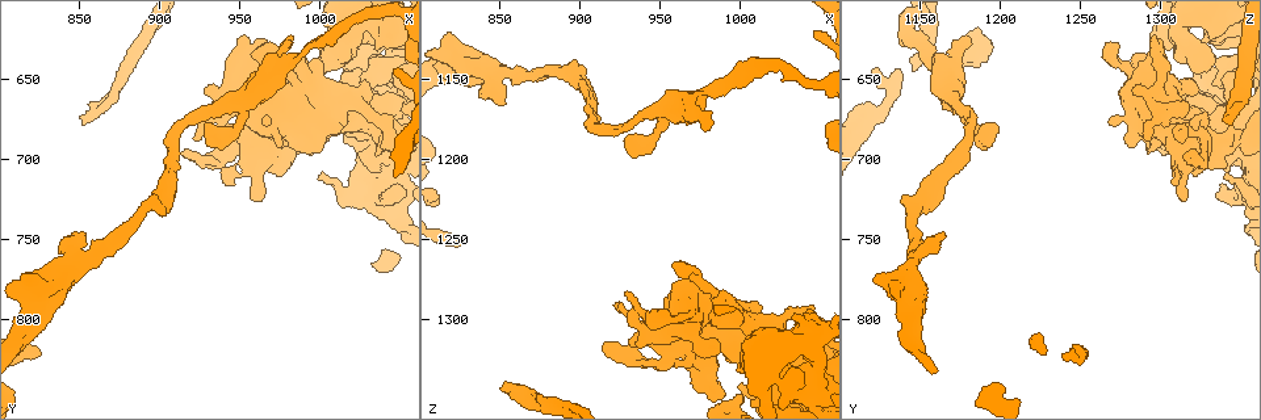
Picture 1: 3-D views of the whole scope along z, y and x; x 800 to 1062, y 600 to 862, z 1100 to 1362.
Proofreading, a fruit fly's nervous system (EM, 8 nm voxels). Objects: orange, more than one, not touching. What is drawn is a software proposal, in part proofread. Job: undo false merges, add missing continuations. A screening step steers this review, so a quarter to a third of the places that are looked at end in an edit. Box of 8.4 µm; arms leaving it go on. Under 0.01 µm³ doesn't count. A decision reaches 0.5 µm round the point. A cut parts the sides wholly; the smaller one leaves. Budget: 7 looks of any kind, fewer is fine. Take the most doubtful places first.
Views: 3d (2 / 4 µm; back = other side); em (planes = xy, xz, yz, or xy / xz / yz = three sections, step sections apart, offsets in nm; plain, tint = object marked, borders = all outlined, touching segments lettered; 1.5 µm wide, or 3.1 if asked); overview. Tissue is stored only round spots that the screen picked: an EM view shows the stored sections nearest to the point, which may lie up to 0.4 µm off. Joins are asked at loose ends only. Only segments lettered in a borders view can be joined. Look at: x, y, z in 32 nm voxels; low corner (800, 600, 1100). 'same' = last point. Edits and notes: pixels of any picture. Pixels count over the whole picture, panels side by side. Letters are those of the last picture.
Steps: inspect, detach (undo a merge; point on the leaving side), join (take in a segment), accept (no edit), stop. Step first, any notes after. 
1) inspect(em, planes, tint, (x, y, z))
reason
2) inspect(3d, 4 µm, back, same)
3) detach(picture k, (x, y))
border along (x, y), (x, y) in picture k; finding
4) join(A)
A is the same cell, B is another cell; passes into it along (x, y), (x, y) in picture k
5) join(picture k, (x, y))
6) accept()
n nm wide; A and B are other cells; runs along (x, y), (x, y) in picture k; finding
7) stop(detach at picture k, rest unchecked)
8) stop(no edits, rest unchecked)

inspect(em, xz, step 8, tint, (1044, 644, 1346))
four or more arms meet

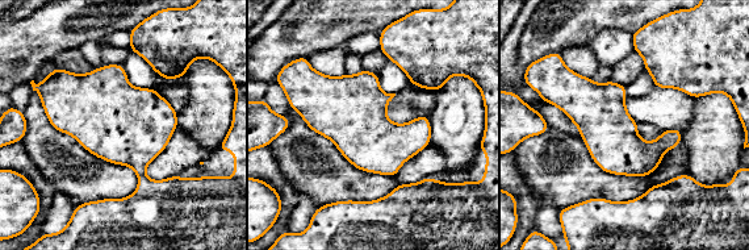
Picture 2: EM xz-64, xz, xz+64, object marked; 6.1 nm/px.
inspect(em, planes, borders, same)
another direction

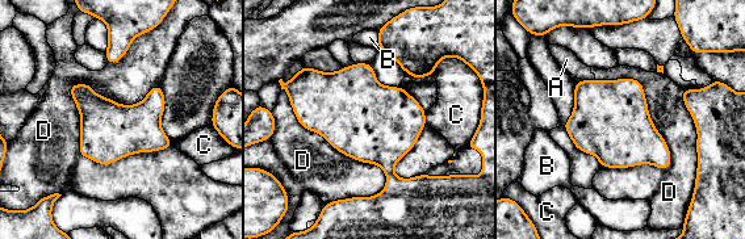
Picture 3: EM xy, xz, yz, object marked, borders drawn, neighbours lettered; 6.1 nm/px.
accept()
480 nm wide; A, B, C and D are other cells; border along (68, 86), (80, 155), (172, 147) in picture 3; continuous, no second neuron

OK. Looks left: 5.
inspect(3d, 4 µm, back, (854, 760, 1148))
two arms in line, one across

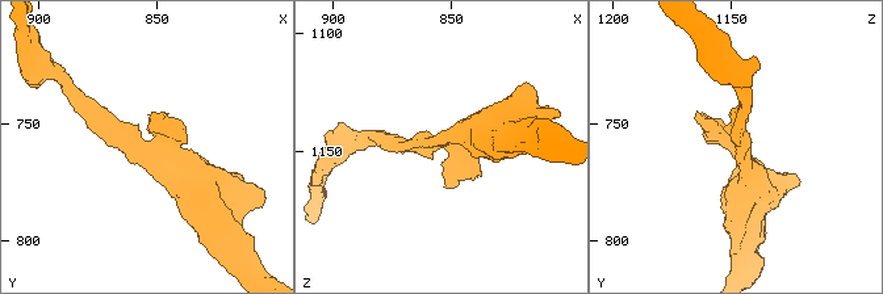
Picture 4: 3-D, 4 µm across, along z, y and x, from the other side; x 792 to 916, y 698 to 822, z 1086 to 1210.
inspect(em, xz, step 4, tint, (854, 761, 1146))
3 arms; arms of 200, 220, 380 nm; need the tissue

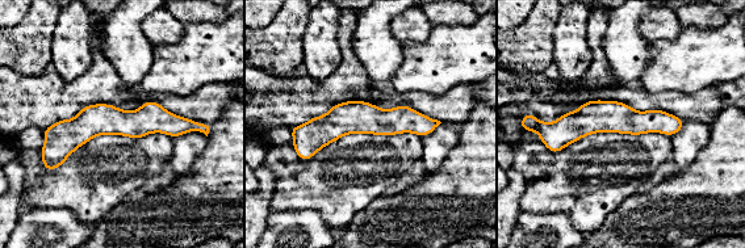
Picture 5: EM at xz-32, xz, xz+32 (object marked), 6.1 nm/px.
inspect(em, planes, borders, same)

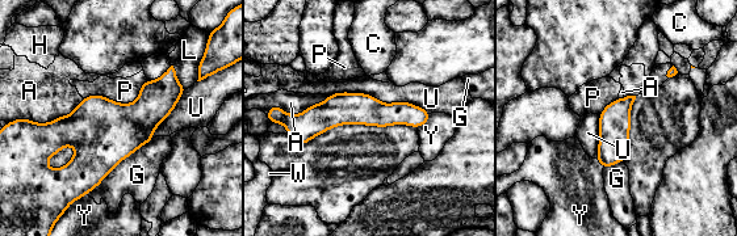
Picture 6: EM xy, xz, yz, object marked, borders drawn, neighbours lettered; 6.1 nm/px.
accept()
A, C, G, H, L, P, U, W and Y are other cells; border along (147, 80), (132, 102), (83, 98) in picture 6; continuous, no second neuron

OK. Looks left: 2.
inspect(em, xy, step 4, tint, (1032, 672, 1294))
sharp bend

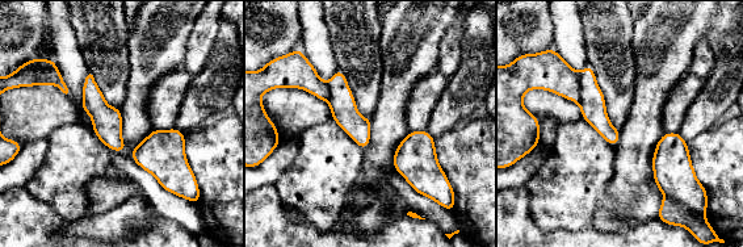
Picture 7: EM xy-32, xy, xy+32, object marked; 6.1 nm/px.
inspect(em, planes, borders, same)

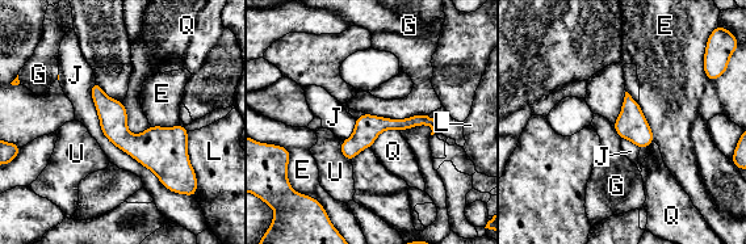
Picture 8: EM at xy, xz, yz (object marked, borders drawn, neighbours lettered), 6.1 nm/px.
accept()
E, G, J, L, Q and U are other cells; border along (637, 102), (654, 141) in picture 8; all the same neuron

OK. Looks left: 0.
stop(no edits, rest unchecked)

